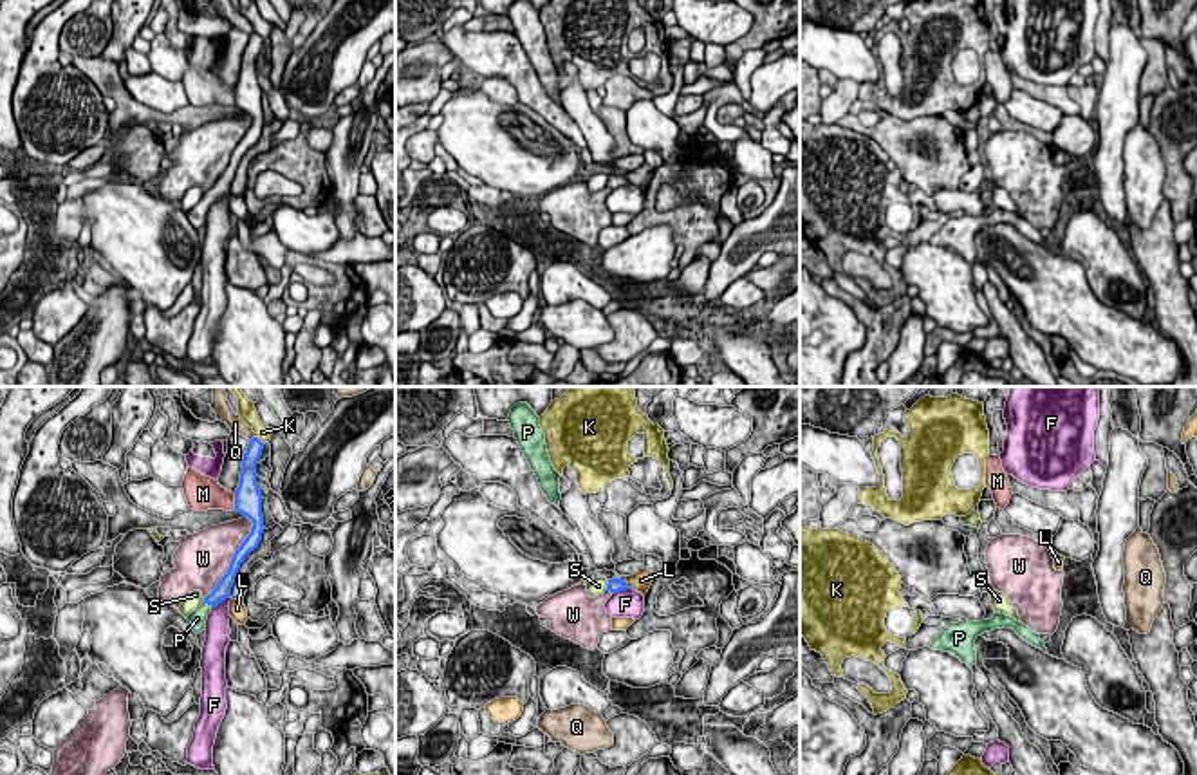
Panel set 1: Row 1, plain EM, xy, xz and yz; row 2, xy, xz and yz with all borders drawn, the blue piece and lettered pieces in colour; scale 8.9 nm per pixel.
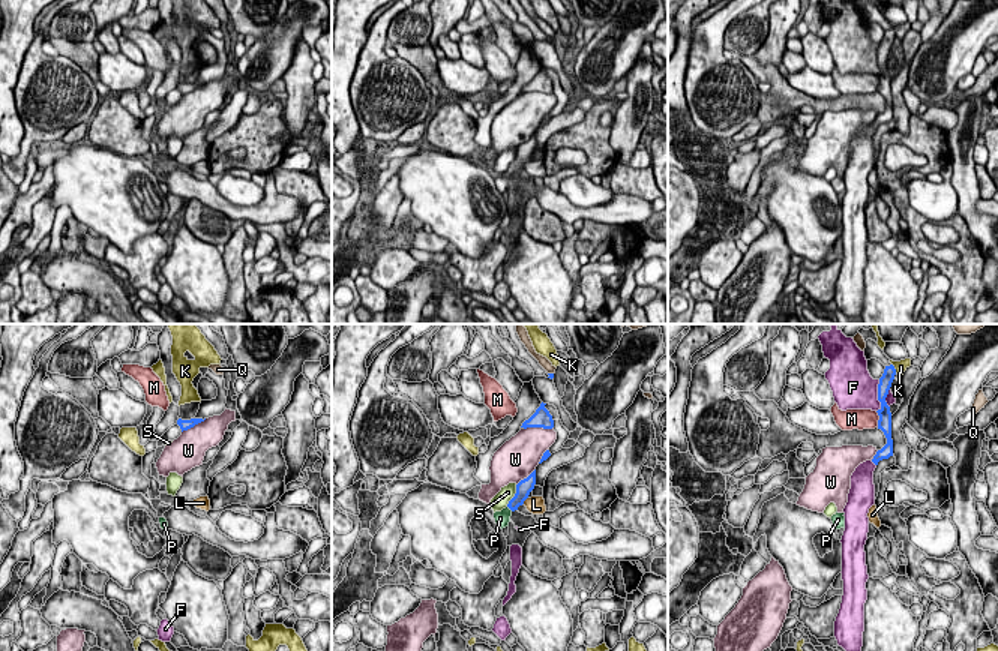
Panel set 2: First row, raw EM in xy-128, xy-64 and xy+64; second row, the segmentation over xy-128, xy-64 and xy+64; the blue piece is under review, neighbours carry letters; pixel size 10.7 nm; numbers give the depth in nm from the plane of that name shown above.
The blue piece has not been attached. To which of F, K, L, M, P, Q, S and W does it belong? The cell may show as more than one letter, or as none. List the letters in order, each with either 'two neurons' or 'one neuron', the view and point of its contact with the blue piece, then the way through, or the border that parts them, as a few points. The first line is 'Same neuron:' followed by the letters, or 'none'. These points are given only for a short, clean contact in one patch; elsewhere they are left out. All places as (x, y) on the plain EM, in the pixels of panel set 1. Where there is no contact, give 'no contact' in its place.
Same neuron: P
F: two neurons; contact xy (221, 197)
K: two neurons; contact xy (259, 35)
L: two neurons; contact xz (627, 181); border xz (625, 177), (630, 183)
M: two neurons; contact xy (235, 98); border xy (233, 89), (235, 105)
P: one neuron; contact xy (208, 199); way xy (222, 185), (208, 199), (197, 214)
Q: two neurons; contact xy (251, 35); border xy (253, 31), (250, 37)
S: two neurons; contact xz (607, 181)
W: two neurons; contact xy (231, 154)

